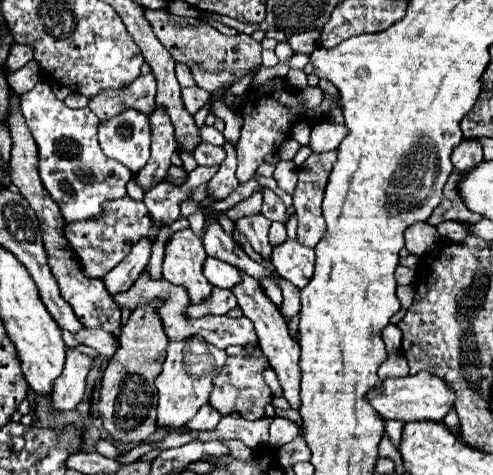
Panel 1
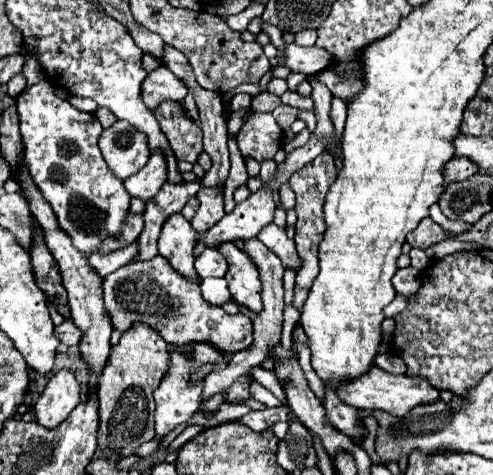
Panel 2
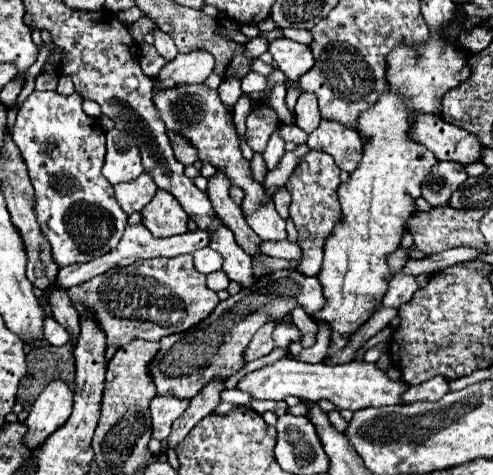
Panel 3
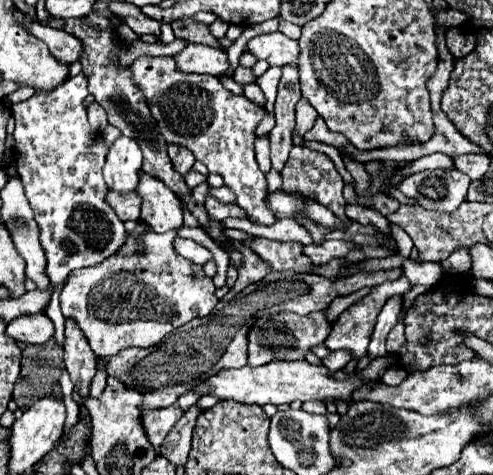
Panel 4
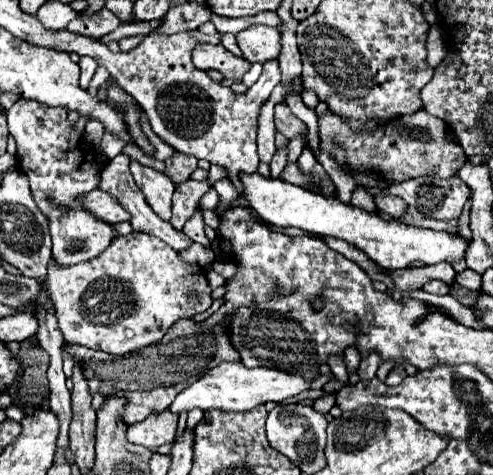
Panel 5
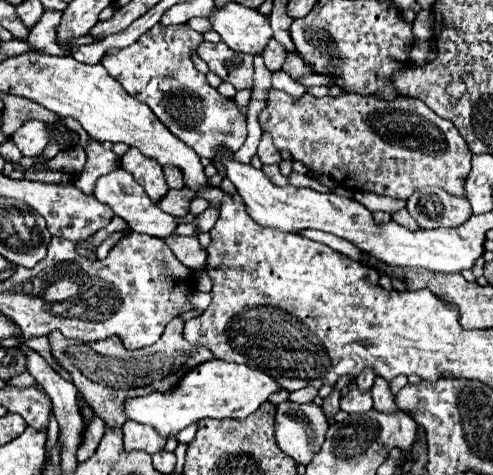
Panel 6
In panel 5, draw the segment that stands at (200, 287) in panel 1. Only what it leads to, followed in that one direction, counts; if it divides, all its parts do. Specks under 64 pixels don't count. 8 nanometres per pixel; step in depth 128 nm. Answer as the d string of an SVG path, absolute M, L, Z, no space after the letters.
M136 160L130 162L130 172L132 172L138 188L144 192L146 202L152 206L152 210L160 218L170 220L170 198L174 194L172 180L164 172L142 166Z

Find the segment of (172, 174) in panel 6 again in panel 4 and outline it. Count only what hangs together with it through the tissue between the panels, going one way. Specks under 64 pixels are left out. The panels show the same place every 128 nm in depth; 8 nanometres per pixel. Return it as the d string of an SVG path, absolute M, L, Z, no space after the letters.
M168 146L168 156L170 156L172 164L176 166L176 172L182 174L182 176L184 176L184 174L192 168L192 164L194 164L192 152L186 150L186 148L182 148L182 146Z

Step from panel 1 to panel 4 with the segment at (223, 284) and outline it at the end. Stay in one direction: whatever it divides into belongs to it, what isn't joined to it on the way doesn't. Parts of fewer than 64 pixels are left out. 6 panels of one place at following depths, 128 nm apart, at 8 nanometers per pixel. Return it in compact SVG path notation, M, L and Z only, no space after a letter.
M178 236L178 238L174 240L174 250L176 250L180 256L192 260L194 264L204 264L204 262L208 262L208 260L212 258L212 254L210 254L208 248L196 244L196 242L190 240L190 238L180 238L180 236Z

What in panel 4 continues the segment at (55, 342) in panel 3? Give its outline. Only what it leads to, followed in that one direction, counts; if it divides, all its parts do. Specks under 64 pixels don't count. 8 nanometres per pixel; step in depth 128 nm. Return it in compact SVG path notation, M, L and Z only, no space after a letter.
M26 314L6 324L8 336L26 344L44 344L54 334L54 324L48 316Z

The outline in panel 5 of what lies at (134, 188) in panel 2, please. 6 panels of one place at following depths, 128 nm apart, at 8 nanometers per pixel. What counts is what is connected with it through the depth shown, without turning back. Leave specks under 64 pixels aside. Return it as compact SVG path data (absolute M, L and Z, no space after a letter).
M92 190L80 202L84 204L84 208L88 208L88 212L92 212L92 216L96 216L98 220L104 220L106 224L130 220L130 214L124 208L120 208L120 204L116 204L116 200L106 192Z

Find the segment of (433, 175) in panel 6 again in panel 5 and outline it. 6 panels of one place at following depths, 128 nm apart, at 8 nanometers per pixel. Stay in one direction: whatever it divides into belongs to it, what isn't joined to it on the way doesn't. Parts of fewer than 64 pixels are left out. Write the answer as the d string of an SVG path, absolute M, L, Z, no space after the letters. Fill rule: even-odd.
M276 104L276 110L274 110L274 120L276 120L276 132L286 136L288 140L292 138L300 138L304 136L304 146L310 148L308 144L308 126L292 114L292 110L288 108L288 104ZM326 110L322 116L318 116L318 140L320 150L332 154L346 172L372 174L388 186L416 176L452 178L458 174L460 166L468 162L460 144L452 140L446 122L430 116L426 110L408 116L396 116L396 122L388 120L388 124L378 124L374 132L364 128L354 130L342 116Z

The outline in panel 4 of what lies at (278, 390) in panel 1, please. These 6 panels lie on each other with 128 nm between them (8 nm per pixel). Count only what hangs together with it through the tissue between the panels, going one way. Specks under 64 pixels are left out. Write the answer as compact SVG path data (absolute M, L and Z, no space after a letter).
M170 230L162 234L144 232L140 238L128 234L124 248L120 248L116 256L110 256L108 260L102 260L92 268L80 268L76 272L70 272L62 288L62 300L60 300L62 314L64 318L76 320L78 328L88 338L96 356L110 358L128 346L136 346L136 348L156 346L166 334L170 334L172 330L190 322L196 316L208 316L218 304L214 296L216 286L212 278L204 274L202 266L192 264L190 260L176 254L173 241L177 234L178 230Z

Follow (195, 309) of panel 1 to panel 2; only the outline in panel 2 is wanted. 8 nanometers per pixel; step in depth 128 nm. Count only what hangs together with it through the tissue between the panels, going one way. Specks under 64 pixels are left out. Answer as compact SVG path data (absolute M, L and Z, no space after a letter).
M206 278L206 280L202 280L200 288L202 288L204 300L214 306L222 306L224 302L230 300L226 278Z

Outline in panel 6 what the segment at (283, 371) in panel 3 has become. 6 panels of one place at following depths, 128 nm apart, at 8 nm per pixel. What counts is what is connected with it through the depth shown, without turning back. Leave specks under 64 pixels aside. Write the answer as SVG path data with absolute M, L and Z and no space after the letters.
M208 360L192 368L184 378L168 392L150 392L148 396L124 400L124 412L130 420L148 424L160 432L160 436L176 436L180 430L188 428L202 418L246 418L262 402L268 400L272 392L278 392L280 386L268 374L248 368L246 364L234 364L224 360Z

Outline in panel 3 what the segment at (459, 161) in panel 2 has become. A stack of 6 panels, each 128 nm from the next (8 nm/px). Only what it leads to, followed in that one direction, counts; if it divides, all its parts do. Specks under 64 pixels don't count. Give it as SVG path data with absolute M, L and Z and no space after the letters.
M438 162L432 172L428 174L428 180L424 180L422 198L432 206L446 206L452 192L464 184L468 174L464 172L464 166L458 162Z

